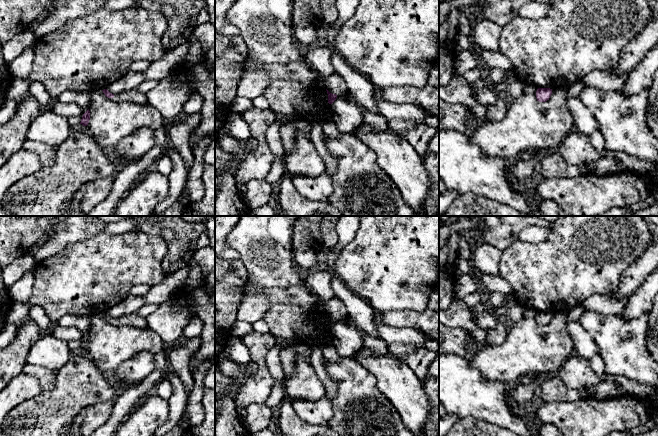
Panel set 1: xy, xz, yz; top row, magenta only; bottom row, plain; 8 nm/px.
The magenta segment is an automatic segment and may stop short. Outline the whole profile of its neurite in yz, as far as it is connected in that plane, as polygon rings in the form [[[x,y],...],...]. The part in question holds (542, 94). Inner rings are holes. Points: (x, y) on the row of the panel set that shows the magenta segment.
[[[538,88],[536,91],[536,98],[539,102],[546,102],[549,100],[552,94],[552,89],[550,88]]]

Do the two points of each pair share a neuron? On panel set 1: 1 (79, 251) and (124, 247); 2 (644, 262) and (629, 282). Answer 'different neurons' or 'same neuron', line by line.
1: same neuron
2: same neuron

